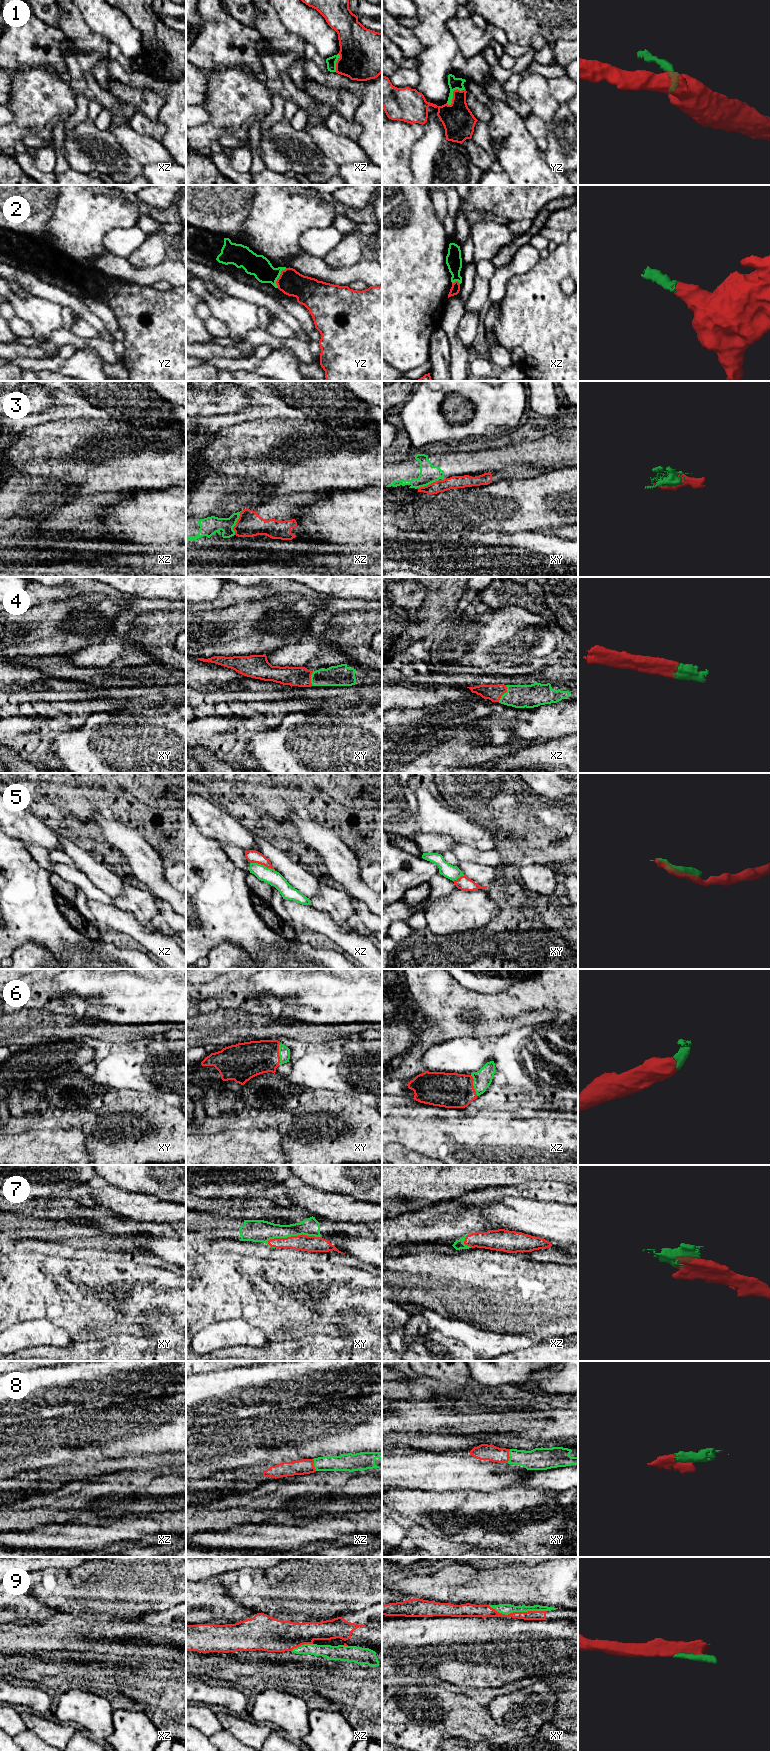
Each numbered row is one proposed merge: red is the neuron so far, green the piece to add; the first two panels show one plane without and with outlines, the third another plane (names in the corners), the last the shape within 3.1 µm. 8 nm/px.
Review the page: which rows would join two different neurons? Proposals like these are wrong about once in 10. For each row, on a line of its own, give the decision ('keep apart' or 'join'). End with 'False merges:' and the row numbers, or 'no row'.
1: join
2: join
3: keep apart
4: join
5: keep apart
6: join
7: join
8: join
9: join
False merges: 3, 5

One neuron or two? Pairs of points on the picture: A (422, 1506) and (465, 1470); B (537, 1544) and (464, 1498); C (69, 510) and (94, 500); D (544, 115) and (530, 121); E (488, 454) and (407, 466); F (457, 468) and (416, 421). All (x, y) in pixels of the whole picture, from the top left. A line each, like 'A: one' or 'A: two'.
A: two
B: one
C: one
D: two
E: one
F: two

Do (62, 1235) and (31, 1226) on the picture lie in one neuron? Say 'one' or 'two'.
one

